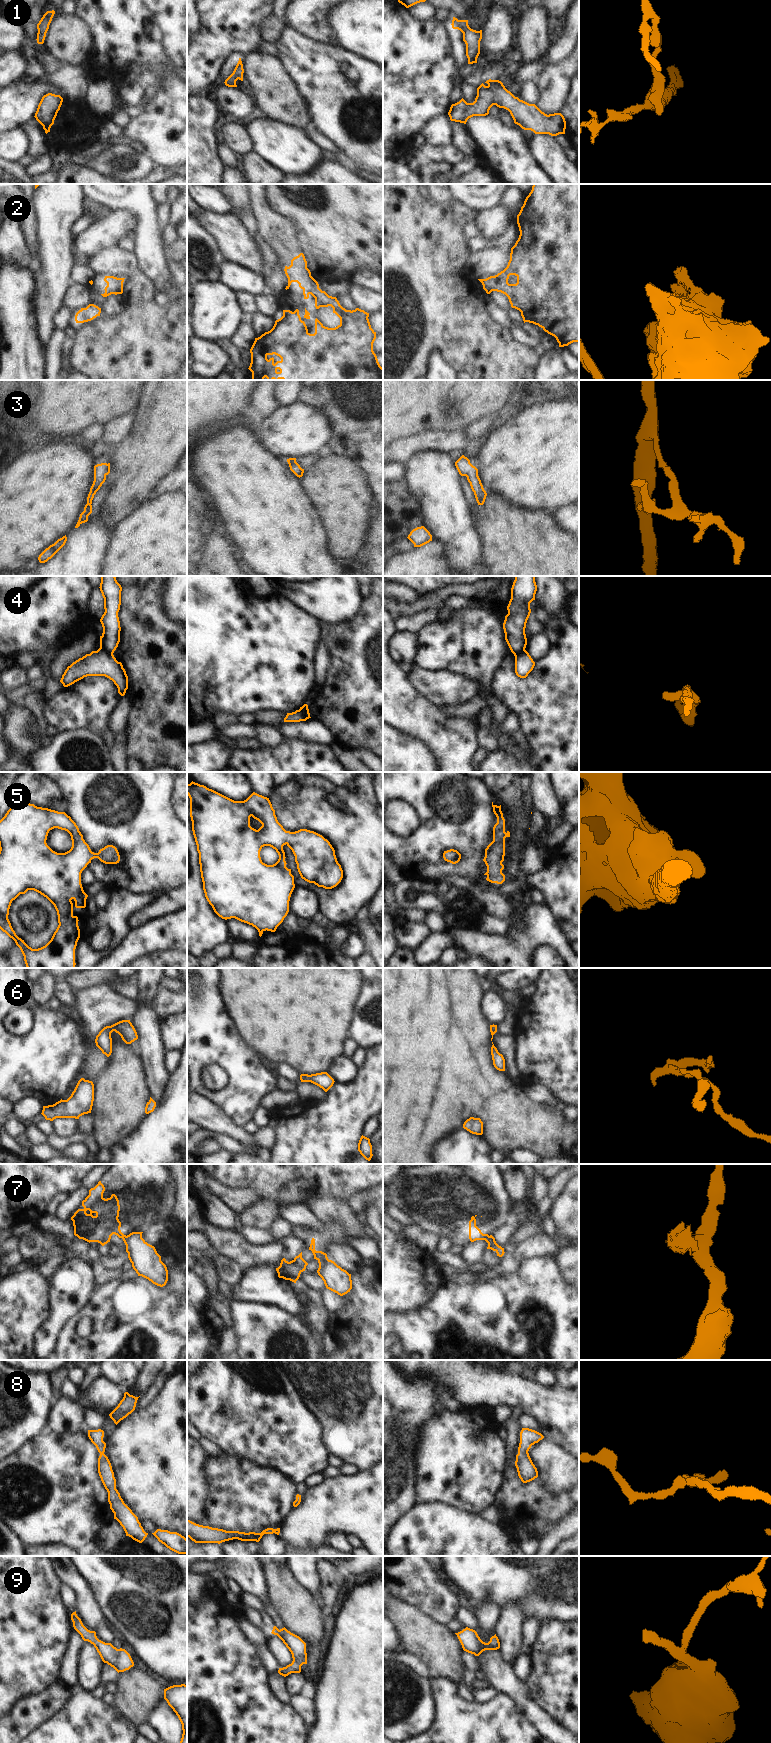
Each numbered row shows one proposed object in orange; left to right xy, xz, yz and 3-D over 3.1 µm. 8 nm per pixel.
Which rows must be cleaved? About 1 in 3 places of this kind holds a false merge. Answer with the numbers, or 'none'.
4, 7

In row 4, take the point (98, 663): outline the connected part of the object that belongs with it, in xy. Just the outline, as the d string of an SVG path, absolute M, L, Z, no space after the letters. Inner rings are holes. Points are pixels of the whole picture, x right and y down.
M101 647L79 658L67 667L60 682L68 687L87 676L105 676L112 680L118 693L124 696L128 689L128 676L121 662Z

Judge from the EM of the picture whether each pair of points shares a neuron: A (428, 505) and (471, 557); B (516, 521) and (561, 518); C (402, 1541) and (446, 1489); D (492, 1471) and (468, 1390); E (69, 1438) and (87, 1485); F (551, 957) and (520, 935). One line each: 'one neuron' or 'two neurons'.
A: one neuron
B: two neurons
C: two neurons
D: two neurons
E: one neuron
F: two neurons

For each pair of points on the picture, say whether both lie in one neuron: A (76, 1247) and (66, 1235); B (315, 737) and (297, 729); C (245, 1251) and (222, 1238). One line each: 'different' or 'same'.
A: different
B: same
C: same

